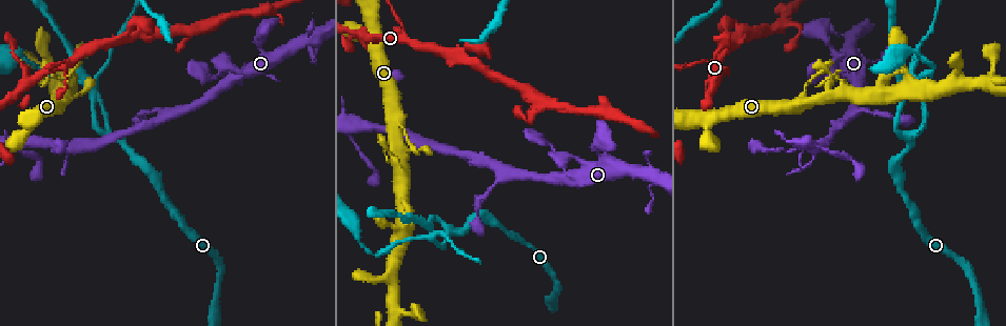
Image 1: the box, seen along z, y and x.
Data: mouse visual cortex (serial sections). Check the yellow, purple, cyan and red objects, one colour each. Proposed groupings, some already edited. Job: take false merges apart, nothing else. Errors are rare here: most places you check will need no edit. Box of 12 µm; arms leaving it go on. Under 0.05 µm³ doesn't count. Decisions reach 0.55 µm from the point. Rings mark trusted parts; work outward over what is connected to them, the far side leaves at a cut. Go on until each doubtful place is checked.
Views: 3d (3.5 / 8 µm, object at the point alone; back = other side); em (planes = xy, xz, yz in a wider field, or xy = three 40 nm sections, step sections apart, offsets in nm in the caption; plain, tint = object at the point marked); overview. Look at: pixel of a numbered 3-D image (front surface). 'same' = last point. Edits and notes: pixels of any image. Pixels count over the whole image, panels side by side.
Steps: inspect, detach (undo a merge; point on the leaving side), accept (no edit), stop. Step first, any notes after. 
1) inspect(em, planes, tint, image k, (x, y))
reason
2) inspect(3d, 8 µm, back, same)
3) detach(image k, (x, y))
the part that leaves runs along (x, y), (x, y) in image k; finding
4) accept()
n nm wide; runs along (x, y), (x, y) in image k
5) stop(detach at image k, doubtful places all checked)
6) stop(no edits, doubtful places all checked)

inspect(3d, 3.5 µm, image 1, (829, 76))
thick turns thin

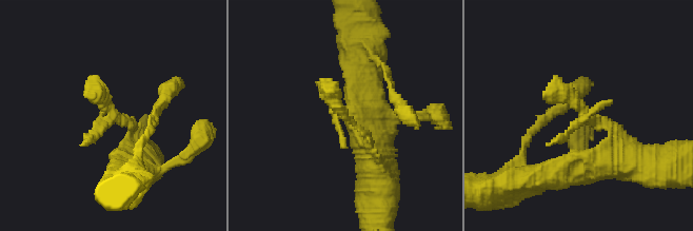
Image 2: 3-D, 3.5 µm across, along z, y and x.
inspect(em, xy, step 2, plain, image 2, (588, 115))

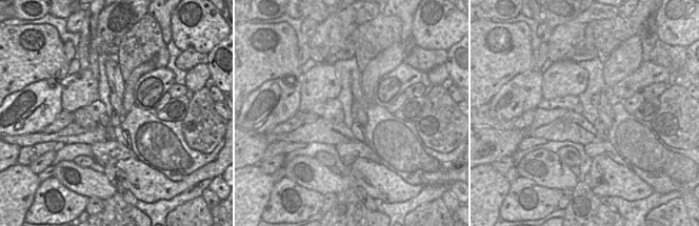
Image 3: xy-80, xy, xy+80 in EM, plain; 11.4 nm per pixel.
inspect(em, xy, step 2, tint, same)

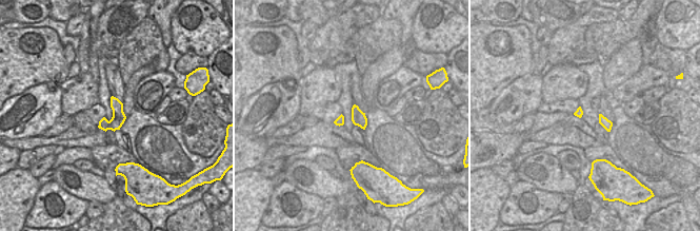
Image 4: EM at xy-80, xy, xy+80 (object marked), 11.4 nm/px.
accept()
170 nm wide; runs along (611, 161), (609, 127), (543, 91) in image 2; one cell here

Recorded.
inspect(3d, 3.5 µm, image 1, (356, 127))
calibre changes

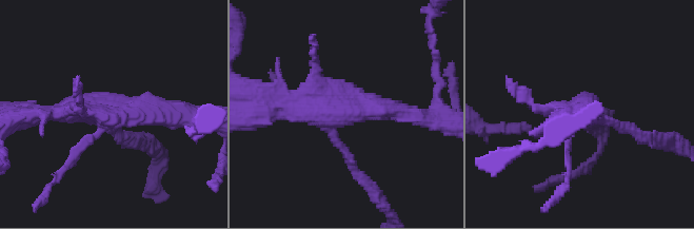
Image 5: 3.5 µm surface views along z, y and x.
inspect(em, xy, step 1, tint, image 5, (102, 109))

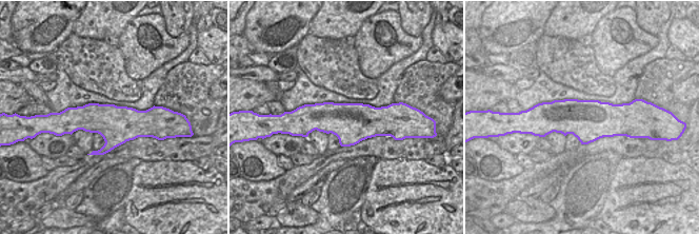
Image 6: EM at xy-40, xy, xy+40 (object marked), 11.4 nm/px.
accept()
all the same cell

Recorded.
inspect(3d, 8 µm, image 1, (911, 139))
branch point

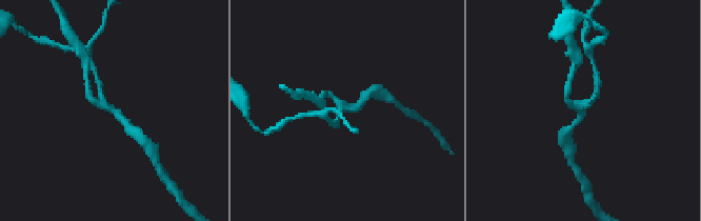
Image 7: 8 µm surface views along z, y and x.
inspect(em, xy, step 5, tint, image 7, (109, 106))
3 arms; arms of 150, 200, 250 nm

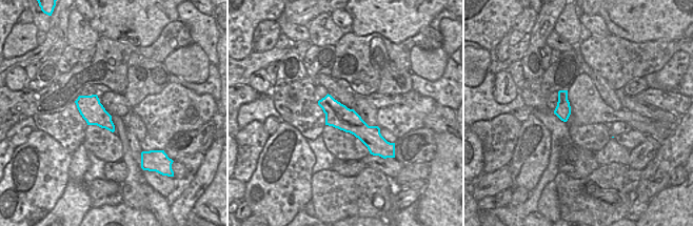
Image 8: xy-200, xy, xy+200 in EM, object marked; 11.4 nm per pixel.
accept()
runs along (129, 127), (103, 103), (99, 85) in image 7; all the same cell

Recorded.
inspect(3d, 3.5 µm, image 1, (432, 239))
three-way junction

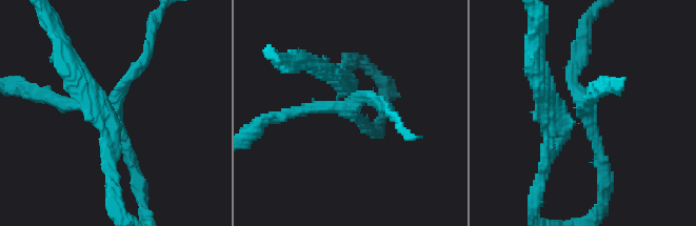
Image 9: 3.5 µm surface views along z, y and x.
inspect(em, xy, step 5, plain, image 9, (348, 109))
need the tissue

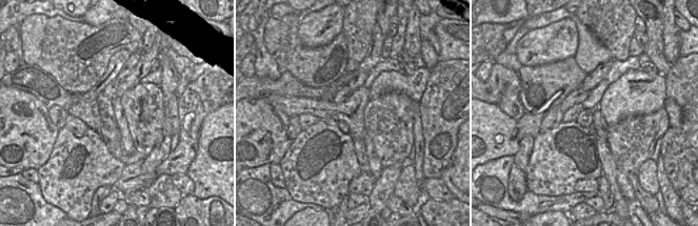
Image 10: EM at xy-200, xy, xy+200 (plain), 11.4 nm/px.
inspect(em, xy, step 5, tint, same)
with the object marked

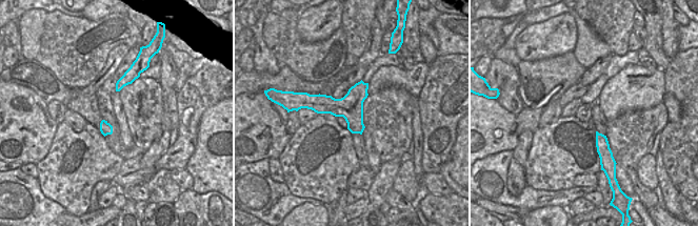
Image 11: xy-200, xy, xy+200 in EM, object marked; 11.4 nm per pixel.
accept()
one cell here

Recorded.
inspect(3d, 3.5 µm, image 1, (218, 76))
abrupt turn

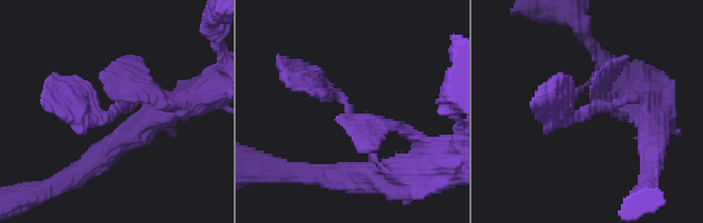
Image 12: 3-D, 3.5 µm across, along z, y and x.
inspect(em, planes, tint, image 12, (115, 109))
shape alone is not enough

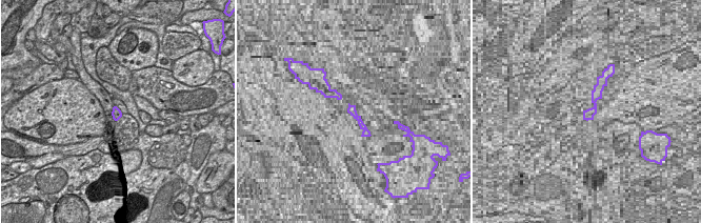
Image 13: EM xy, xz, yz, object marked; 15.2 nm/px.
accept()
runs along (406, 130), (357, 122), (335, 93), (302, 77) in image 12; all the same cell

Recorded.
stop(no edits, doubtful places all checked)

